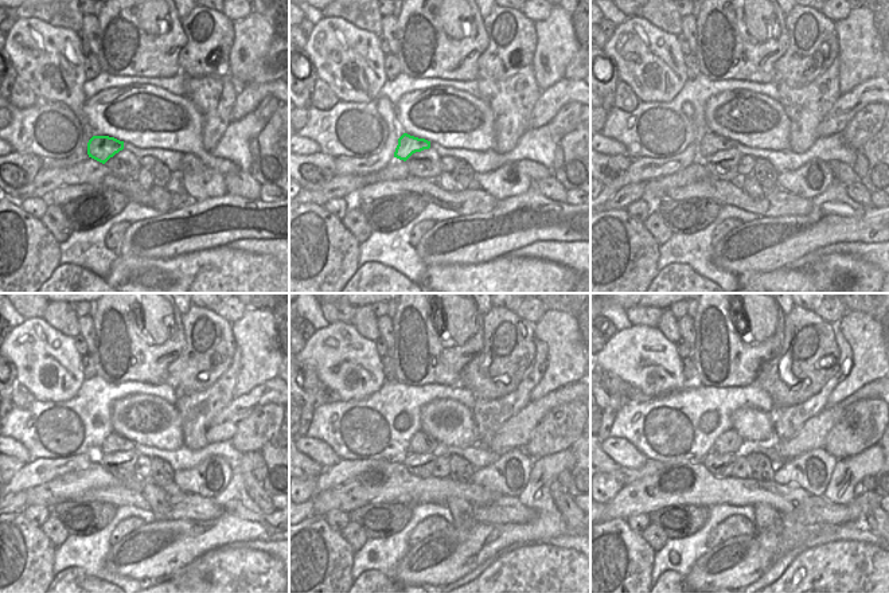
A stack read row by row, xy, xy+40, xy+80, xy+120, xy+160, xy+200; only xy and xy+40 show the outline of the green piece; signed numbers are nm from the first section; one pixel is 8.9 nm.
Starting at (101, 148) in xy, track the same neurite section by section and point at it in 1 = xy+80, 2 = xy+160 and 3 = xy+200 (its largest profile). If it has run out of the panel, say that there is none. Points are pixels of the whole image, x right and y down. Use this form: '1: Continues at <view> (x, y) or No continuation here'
1: Continues at xy+80 (712, 143)
2: Continues at xy+160 (421, 443)
3: Continues at xy+200 (729, 441)

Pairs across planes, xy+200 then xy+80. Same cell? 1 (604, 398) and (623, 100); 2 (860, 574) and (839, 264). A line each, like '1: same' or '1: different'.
1: different
2: same

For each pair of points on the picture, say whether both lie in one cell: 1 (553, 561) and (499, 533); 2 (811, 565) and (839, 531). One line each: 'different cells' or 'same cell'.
1: different cells
2: different cells

